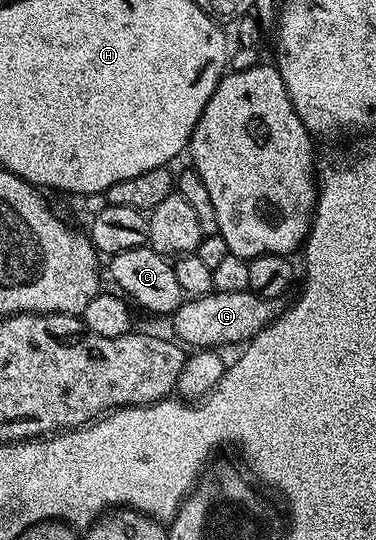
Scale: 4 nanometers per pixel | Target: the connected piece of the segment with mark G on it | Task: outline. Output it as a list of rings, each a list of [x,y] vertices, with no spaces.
[[[217,292],[207,296],[185,299],[177,312],[172,313],[170,323],[176,333],[175,339],[192,350],[220,350],[223,344],[243,345],[255,340],[263,328],[267,328],[282,311],[274,300],[255,296],[252,292]]]

